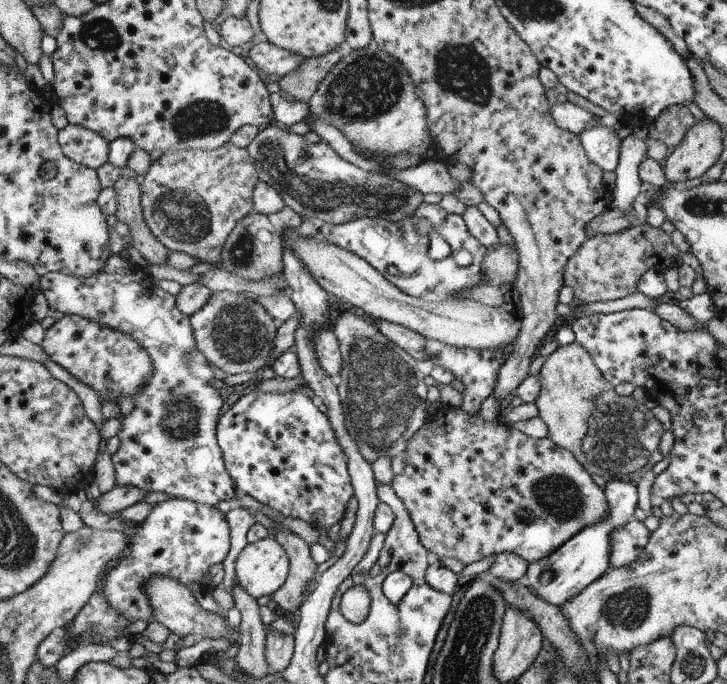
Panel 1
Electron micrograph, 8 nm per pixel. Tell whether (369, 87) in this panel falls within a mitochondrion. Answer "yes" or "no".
yes

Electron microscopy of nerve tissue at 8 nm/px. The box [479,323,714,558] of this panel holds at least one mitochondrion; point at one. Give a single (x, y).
(616, 442)

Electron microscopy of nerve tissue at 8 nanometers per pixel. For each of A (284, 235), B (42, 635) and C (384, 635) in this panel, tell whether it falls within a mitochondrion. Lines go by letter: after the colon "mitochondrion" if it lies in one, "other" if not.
A: other
B: other
C: other

